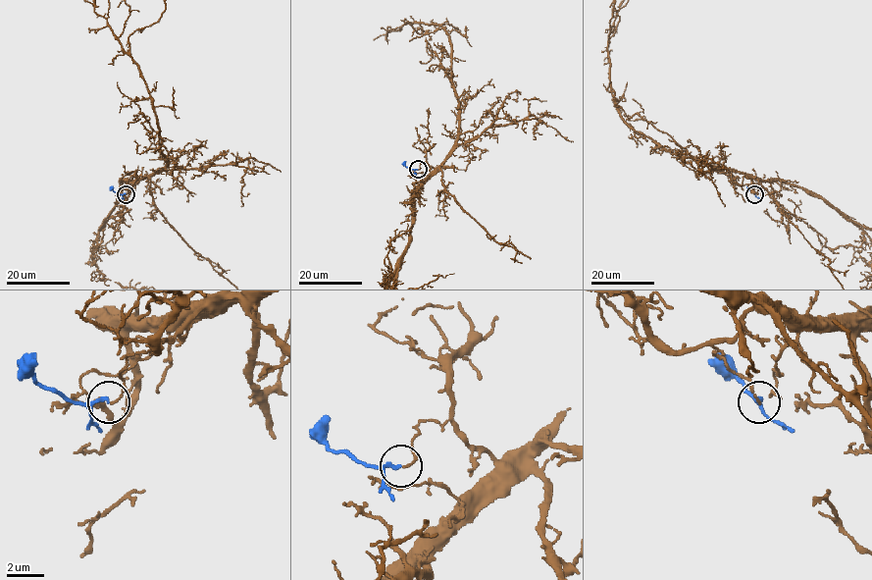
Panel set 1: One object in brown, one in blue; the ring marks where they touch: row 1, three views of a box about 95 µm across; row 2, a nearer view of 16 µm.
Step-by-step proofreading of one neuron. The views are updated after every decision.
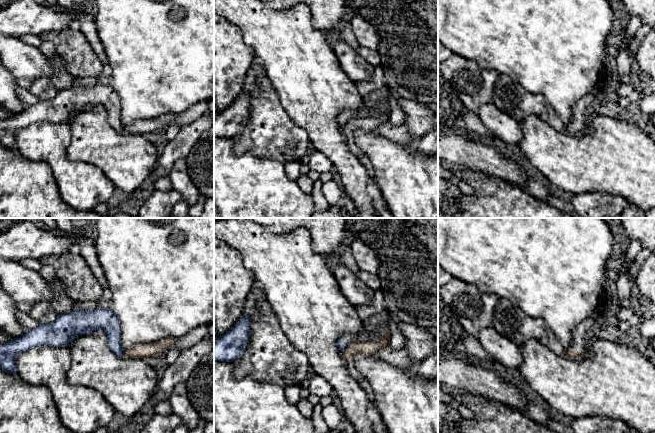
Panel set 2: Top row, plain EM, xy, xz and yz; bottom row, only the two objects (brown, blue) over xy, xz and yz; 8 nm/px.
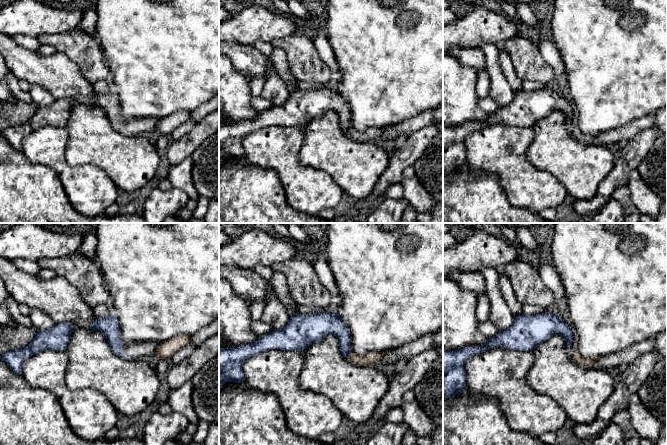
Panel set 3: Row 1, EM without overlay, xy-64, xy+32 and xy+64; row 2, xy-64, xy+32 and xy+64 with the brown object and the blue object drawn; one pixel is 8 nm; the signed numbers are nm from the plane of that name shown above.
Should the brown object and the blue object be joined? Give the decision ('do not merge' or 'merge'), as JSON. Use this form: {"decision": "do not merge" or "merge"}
{"decision": "do not merge"}

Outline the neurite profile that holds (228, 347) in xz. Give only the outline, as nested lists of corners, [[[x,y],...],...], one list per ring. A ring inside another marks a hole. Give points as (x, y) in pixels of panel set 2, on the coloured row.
[[[243,315],[227,333],[214,342],[214,362],[233,362],[246,350],[251,322],[250,315]]]

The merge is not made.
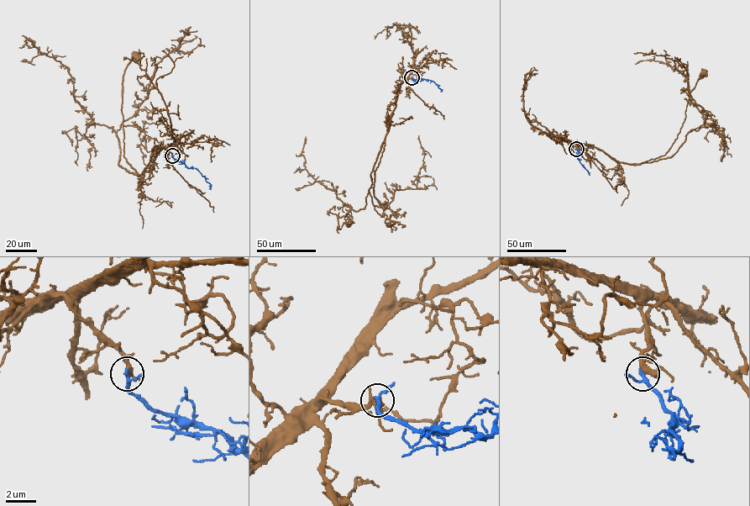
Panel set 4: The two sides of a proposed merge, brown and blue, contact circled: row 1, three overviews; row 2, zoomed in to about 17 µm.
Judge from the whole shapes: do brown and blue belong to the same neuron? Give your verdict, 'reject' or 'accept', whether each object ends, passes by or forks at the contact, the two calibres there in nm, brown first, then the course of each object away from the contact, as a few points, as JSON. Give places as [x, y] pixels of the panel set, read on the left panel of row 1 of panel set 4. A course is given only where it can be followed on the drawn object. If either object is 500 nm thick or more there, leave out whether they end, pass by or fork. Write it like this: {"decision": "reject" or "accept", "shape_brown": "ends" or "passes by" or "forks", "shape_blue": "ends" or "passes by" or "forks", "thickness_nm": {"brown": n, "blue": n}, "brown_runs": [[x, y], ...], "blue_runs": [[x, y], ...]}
{"decision": "accept", "shape_brown": "forks", "shape_blue": "passes by", "thickness_nm": {"brown": 300, "blue": 200}, "brown_runs": [[172, 155], [165, 147], [153, 149], [140, 174], [123, 156], [122, 81], [128, 64], [136, 55]], "blue_runs": [[172, 155], [189, 168], [196, 168], [209, 186]]}

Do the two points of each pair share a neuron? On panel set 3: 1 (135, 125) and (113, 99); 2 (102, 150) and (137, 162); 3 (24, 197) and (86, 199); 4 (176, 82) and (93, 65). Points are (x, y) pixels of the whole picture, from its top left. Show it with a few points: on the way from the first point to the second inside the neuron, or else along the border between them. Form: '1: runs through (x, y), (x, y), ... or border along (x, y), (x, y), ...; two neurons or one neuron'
1: runs through (126, 125), (113, 114), (113, 108); one neuron
2: runs through (111, 151), (128, 160); one neuron
3: border along (58, 176), (69, 202), (80, 212); two neurons
4: border along (100, 46), (110, 71); two neurons

